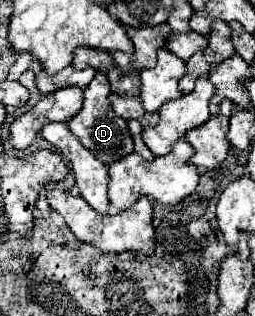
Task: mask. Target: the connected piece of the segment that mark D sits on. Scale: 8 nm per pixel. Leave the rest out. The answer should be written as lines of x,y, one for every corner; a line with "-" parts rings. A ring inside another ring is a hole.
98,72
98,78
94,78
94,82
90,84
90,90
84,90
84,106
82,106
78,118
72,118
68,122
68,128
80,140
80,144
84,148
88,148
106,166
110,166
112,162
116,162
116,160
124,158
126,154
134,152
134,142
132,142
130,130
126,130
126,122
122,122
122,118
118,118
110,110
108,96
110,96
108,78

